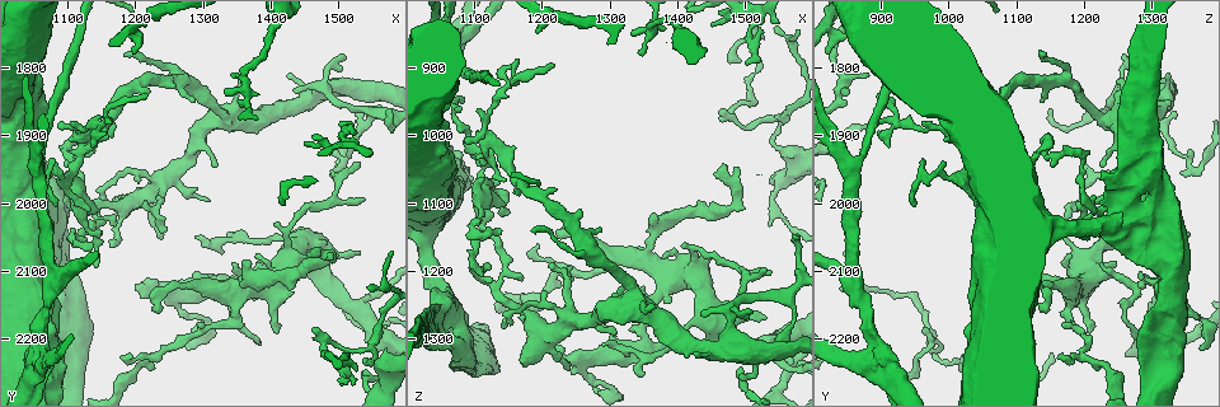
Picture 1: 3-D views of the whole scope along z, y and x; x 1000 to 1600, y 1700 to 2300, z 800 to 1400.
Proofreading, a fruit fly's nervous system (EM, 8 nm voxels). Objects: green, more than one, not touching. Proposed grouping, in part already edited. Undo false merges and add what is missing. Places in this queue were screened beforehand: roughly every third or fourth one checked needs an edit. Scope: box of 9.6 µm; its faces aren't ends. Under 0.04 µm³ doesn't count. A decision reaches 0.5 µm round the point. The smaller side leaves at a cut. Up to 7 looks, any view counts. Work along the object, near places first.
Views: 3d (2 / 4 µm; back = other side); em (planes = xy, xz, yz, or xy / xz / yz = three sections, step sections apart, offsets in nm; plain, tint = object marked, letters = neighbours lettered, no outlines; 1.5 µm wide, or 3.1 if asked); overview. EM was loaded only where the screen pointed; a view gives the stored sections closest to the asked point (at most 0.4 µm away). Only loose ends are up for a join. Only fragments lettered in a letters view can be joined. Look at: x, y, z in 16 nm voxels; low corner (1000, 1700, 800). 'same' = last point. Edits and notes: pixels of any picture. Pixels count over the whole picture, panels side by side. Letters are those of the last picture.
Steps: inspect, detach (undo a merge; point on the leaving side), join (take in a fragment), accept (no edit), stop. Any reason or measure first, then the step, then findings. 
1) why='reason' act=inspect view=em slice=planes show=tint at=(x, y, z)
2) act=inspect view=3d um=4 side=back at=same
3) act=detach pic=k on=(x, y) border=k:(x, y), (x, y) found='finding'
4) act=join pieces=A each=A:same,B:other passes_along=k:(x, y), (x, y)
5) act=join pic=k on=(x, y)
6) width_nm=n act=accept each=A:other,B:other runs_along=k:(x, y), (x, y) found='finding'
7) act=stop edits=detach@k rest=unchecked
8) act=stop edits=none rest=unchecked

why='abrupt turn' act=inspect view=3d um=4 at=(1480, 1830, 1255)

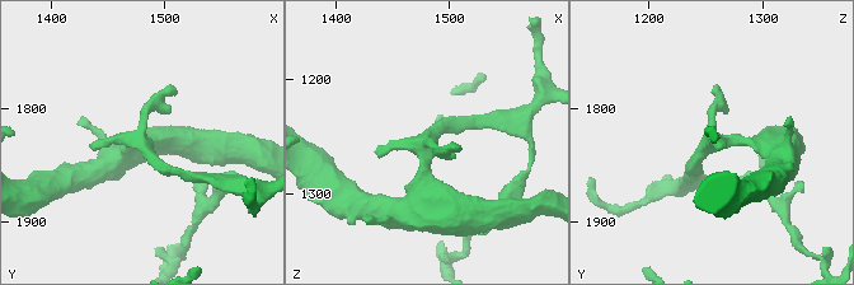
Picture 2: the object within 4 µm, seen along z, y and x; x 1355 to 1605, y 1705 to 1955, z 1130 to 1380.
act=inspect view=em slice=planes show=letters at=(1476, 1828, 1258)

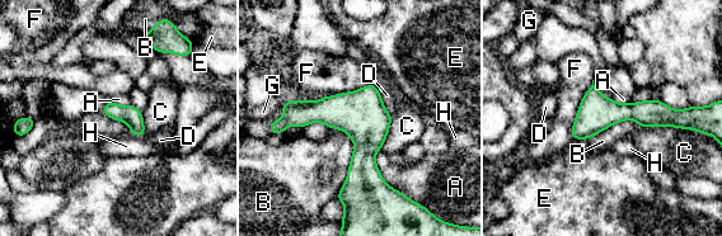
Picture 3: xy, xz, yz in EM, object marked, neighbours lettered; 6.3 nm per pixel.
act=accept each=A:other,B:other,C:other,D:other,E:other,F:other,G:other,H:other runs_along=3:(680, 122), (600, 112), (575, 136) found='one neuron here'

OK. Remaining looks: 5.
why='an open end' act=inspect view=em slice=planes show=letters at=(1215, 1835, 895)

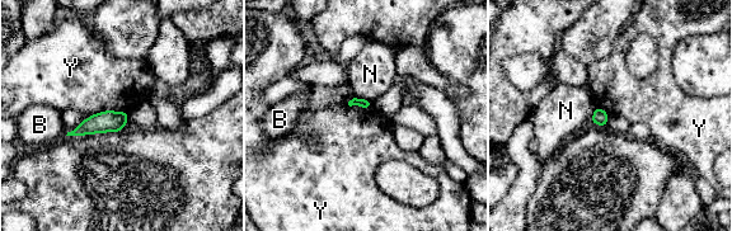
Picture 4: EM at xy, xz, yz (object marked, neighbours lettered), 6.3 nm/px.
act=accept each=B:other,N:other,Y:other border=4:(127, 112), (102, 111), (90, 116) found='none of them fits'

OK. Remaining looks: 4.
why='sudden change in width' act=inspect view=3d um=4 at=(1050, 2230, 905)

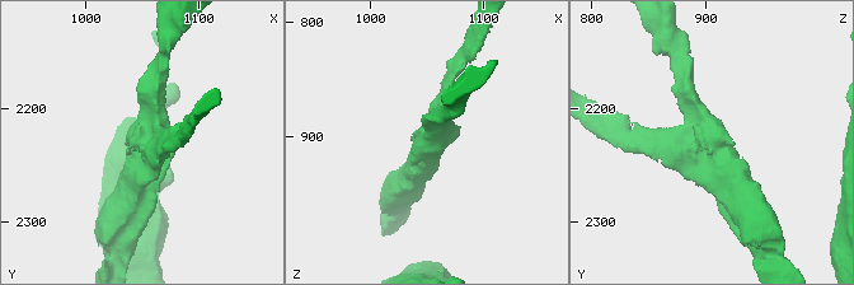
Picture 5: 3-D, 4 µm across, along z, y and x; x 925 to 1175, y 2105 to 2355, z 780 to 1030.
arms=3 arm_widths_nm=260,280,400 act=inspect view=em slice=planes show=letters at=(1050, 2228, 908)

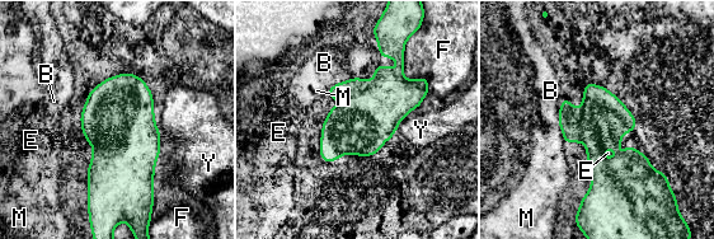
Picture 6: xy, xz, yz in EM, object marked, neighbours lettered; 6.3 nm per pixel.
longest_contact=F:340nm act=accept each=B:other,E:other,F:other,M:other,Y:other found='all the same neuron'

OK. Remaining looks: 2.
act=stop edits=none rest=unchecked

